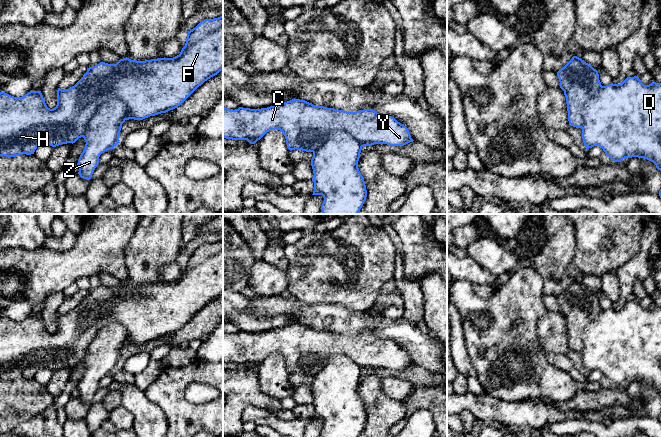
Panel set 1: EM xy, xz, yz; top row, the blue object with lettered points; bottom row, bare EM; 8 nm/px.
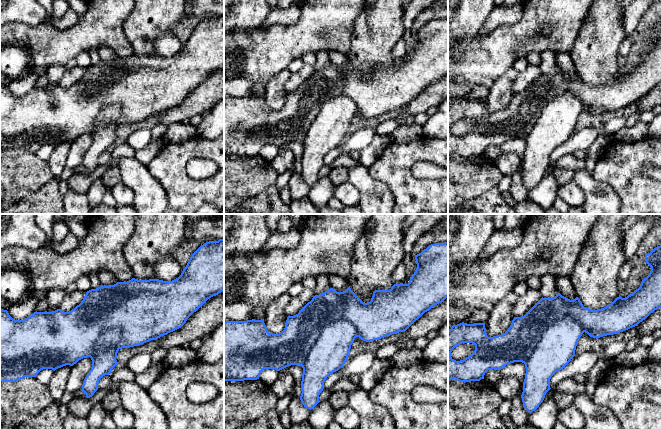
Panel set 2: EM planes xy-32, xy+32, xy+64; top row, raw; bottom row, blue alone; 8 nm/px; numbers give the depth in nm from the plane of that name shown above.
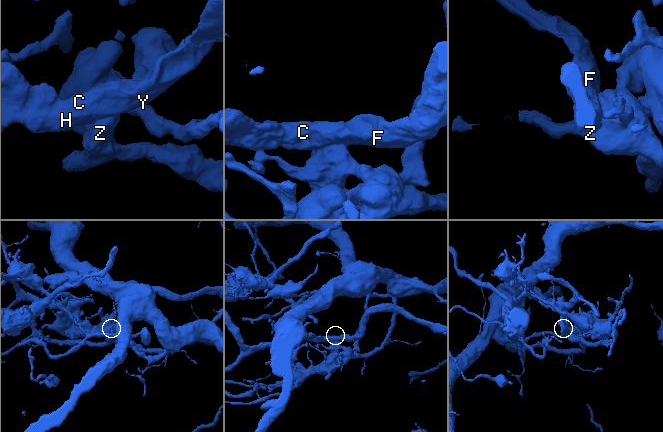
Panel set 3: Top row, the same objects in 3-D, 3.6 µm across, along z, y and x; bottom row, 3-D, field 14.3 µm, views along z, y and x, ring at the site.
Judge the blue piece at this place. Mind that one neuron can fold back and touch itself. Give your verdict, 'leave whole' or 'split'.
split

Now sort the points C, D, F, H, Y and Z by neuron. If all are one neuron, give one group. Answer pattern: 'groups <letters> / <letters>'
groups C F H Y / D Z

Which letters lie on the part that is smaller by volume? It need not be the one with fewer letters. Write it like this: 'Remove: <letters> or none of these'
Remove: C, F, H, Y

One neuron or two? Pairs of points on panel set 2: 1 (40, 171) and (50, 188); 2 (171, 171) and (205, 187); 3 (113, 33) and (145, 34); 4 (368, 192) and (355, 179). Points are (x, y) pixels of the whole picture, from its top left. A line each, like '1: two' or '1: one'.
1: two
2: one
3: two
4: one

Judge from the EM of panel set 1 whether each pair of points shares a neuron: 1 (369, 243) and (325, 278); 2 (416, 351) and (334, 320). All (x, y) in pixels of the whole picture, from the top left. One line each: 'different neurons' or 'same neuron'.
1: same neuron
2: same neuron

